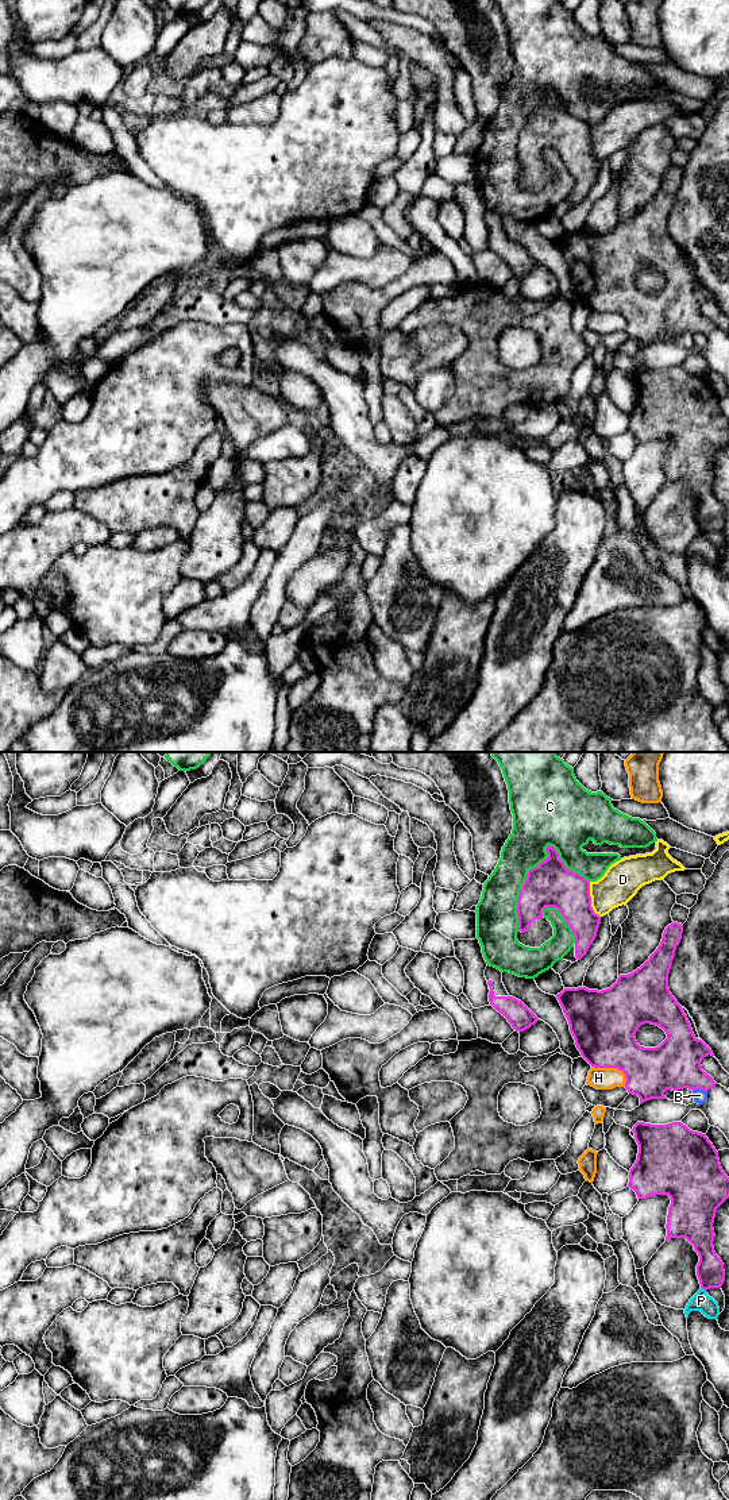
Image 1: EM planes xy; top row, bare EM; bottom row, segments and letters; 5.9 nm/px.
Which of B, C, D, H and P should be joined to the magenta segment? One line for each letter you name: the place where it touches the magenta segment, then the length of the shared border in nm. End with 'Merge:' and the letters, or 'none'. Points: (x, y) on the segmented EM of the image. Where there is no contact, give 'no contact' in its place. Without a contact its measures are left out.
Merge: none

